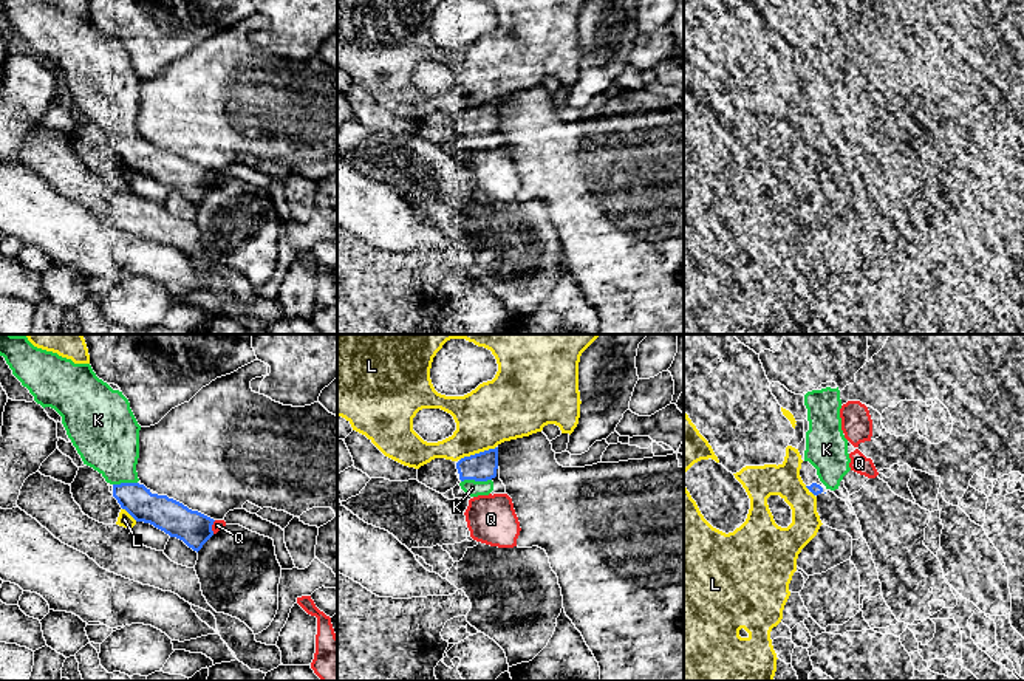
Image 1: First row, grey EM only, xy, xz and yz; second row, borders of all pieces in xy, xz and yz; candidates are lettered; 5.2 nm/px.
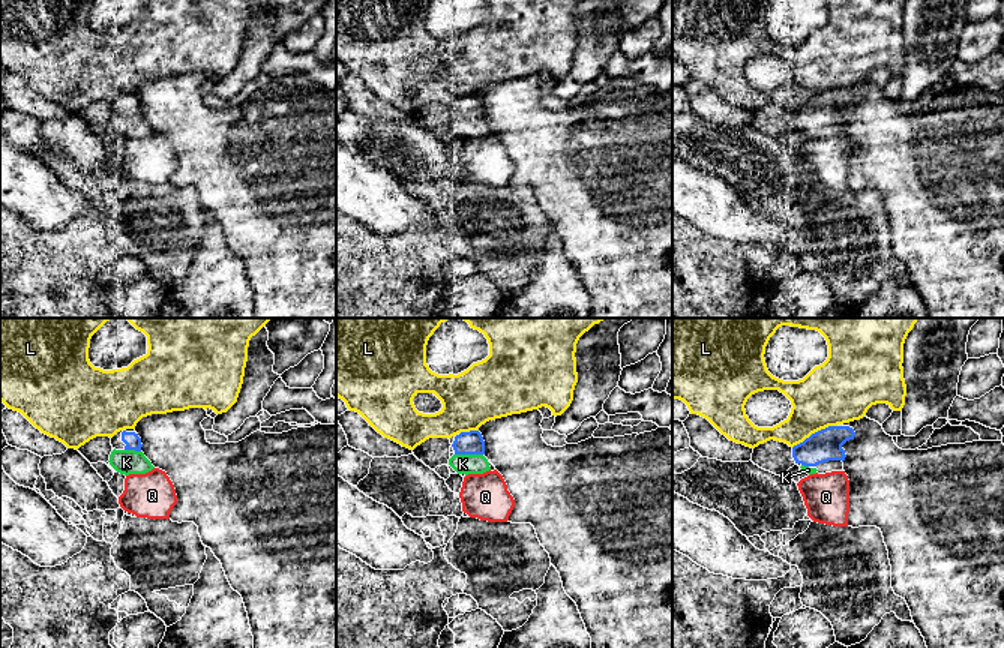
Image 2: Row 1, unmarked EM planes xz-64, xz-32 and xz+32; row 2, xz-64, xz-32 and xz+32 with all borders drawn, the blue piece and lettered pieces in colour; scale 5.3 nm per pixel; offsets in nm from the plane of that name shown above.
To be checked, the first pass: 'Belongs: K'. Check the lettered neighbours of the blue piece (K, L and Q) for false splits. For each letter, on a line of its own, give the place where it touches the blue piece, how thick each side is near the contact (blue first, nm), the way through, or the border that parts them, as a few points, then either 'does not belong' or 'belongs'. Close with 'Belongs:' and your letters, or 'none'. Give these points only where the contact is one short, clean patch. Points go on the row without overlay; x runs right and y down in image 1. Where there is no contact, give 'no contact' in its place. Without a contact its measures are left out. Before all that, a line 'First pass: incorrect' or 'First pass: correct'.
First pass: correct
K: meets blue in xz at (475, 133); 150 nm thick on the blue side, 90 nm on the other; belongs
L: meets blue in xz at (477, 107); 150 nm thick on the blue side, 320 nm on the other; does not belong
Q: meets blue in xy at (211, 180); 180 nm thick on the blue side, 50 nm on the other; does not belong
Belongs: K

